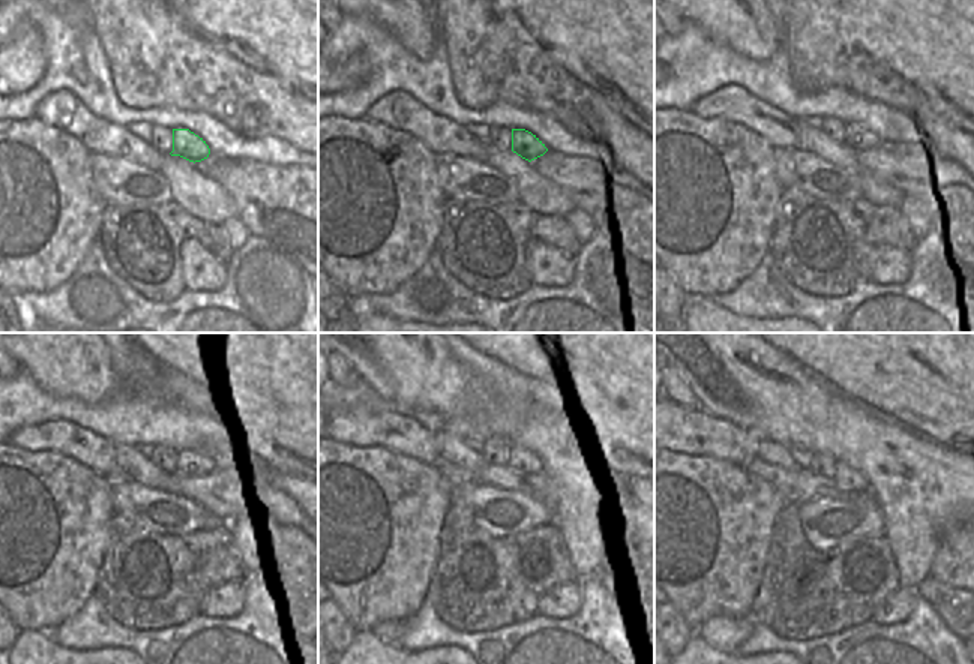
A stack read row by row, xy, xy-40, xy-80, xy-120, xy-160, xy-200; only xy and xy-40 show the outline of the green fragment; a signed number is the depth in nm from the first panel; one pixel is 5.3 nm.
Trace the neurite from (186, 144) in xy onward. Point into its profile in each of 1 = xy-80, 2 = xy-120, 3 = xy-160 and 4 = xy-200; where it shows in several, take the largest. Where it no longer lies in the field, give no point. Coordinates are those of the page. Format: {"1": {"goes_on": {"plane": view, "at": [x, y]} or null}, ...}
{"1": {"goes_on": {"plane": "xy-80", "at": [859, 138]}}, "2": {"goes_on": {"plane": "xy-120", "at": [188, 463]}}, "3": {"goes_on": {"plane": "xy-160", "at": [521, 460]}}, "4": {"goes_on": {"plane": "xy-200", "at": [850, 480]}}}

